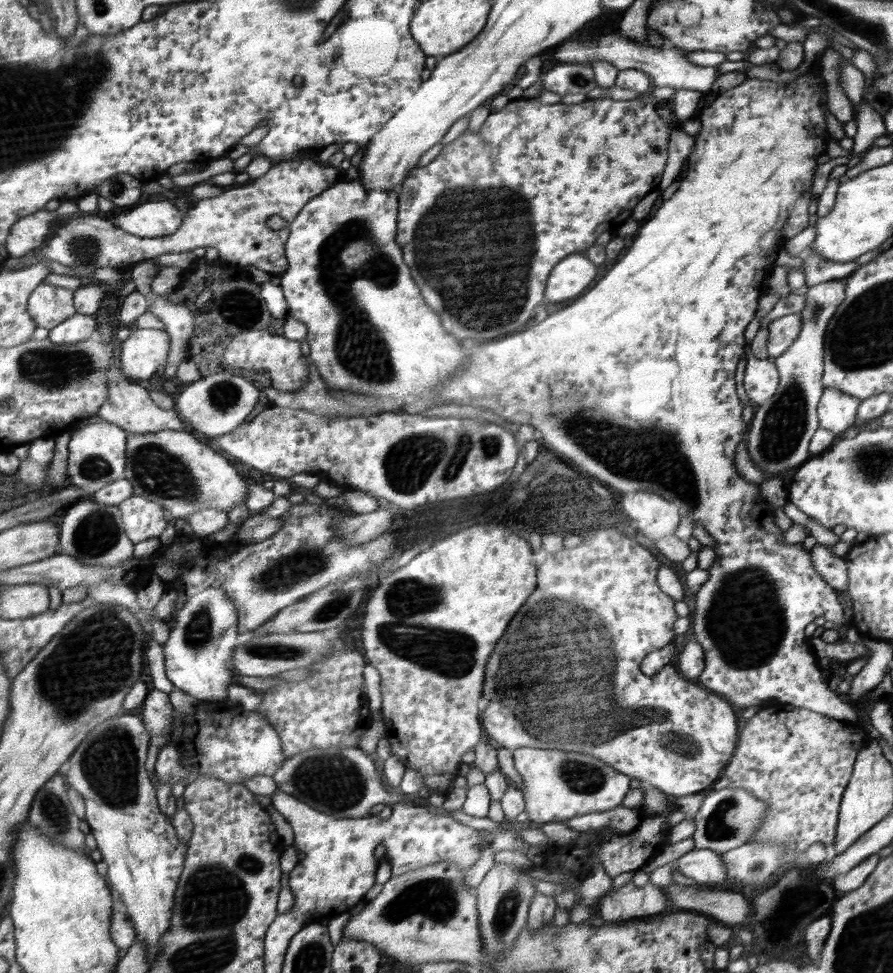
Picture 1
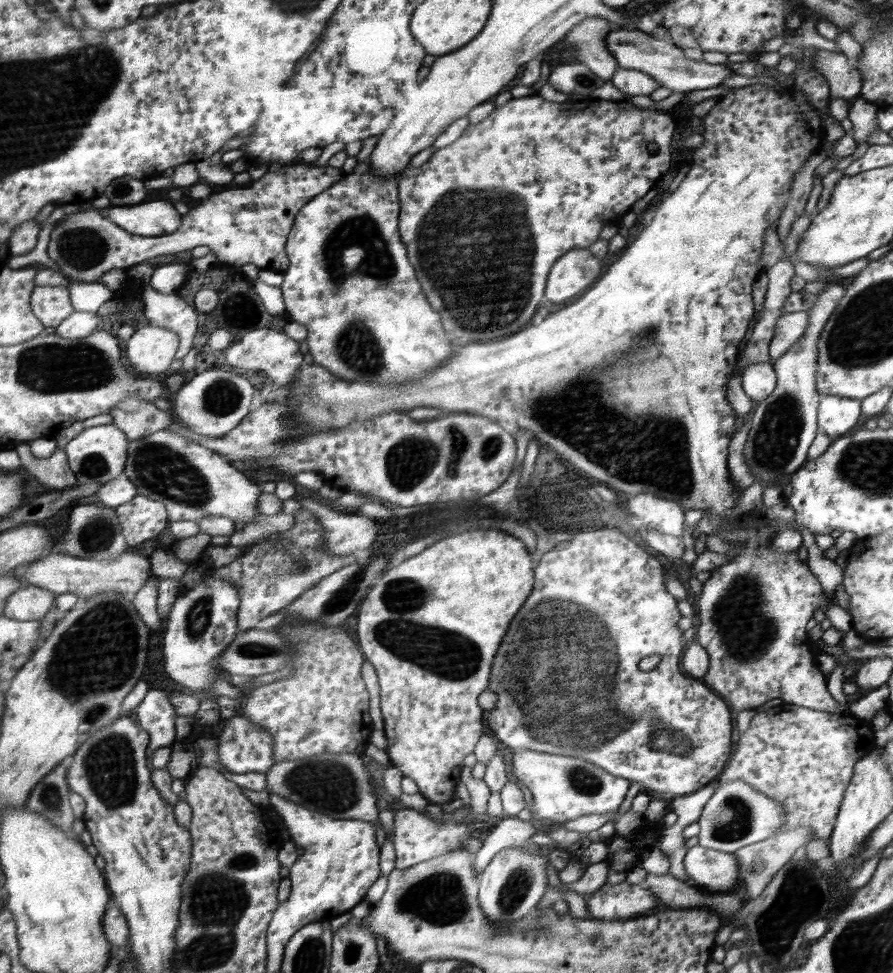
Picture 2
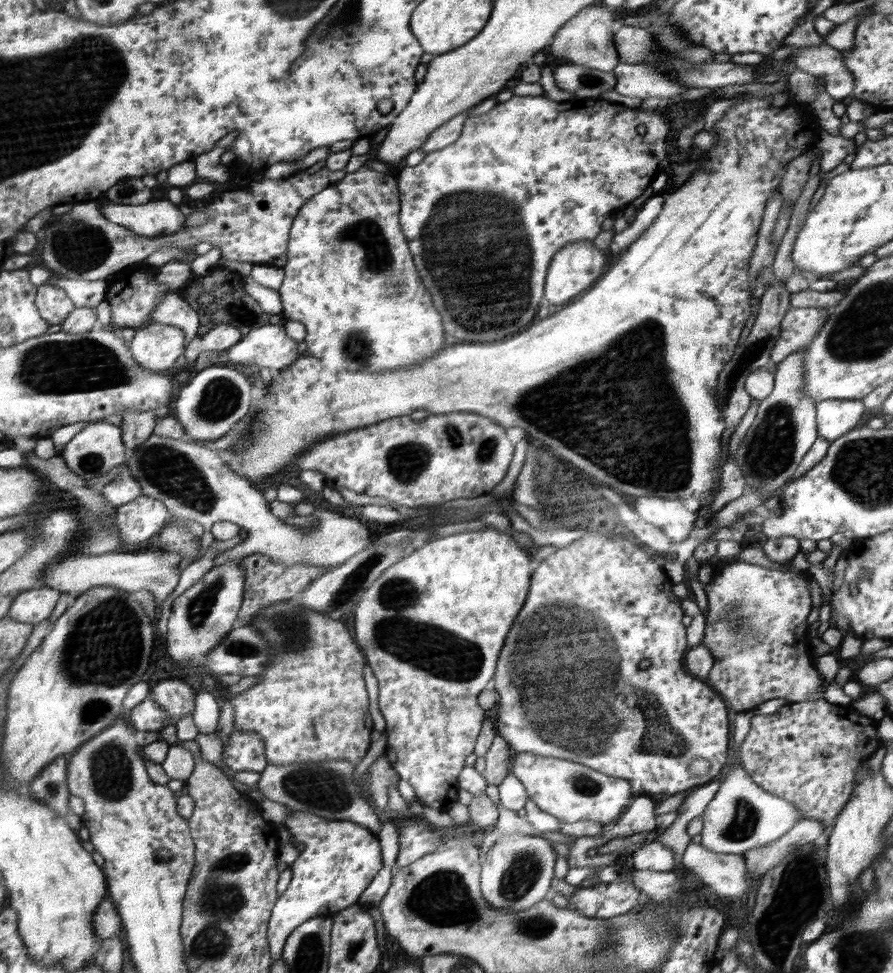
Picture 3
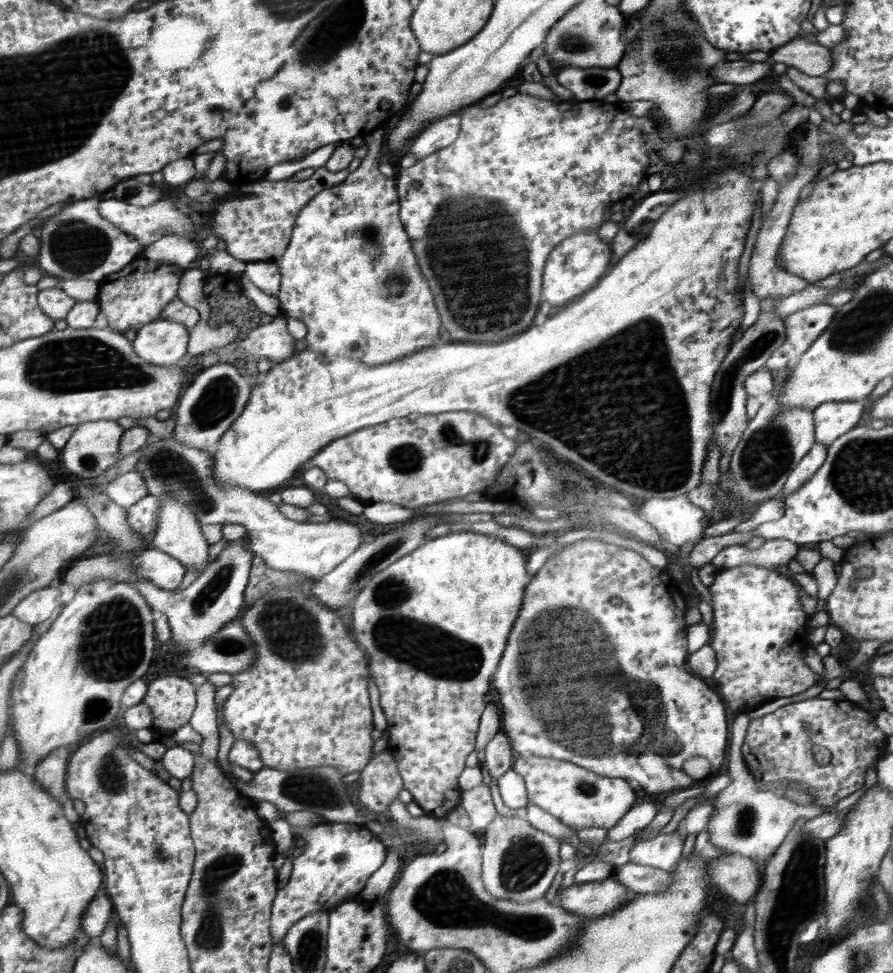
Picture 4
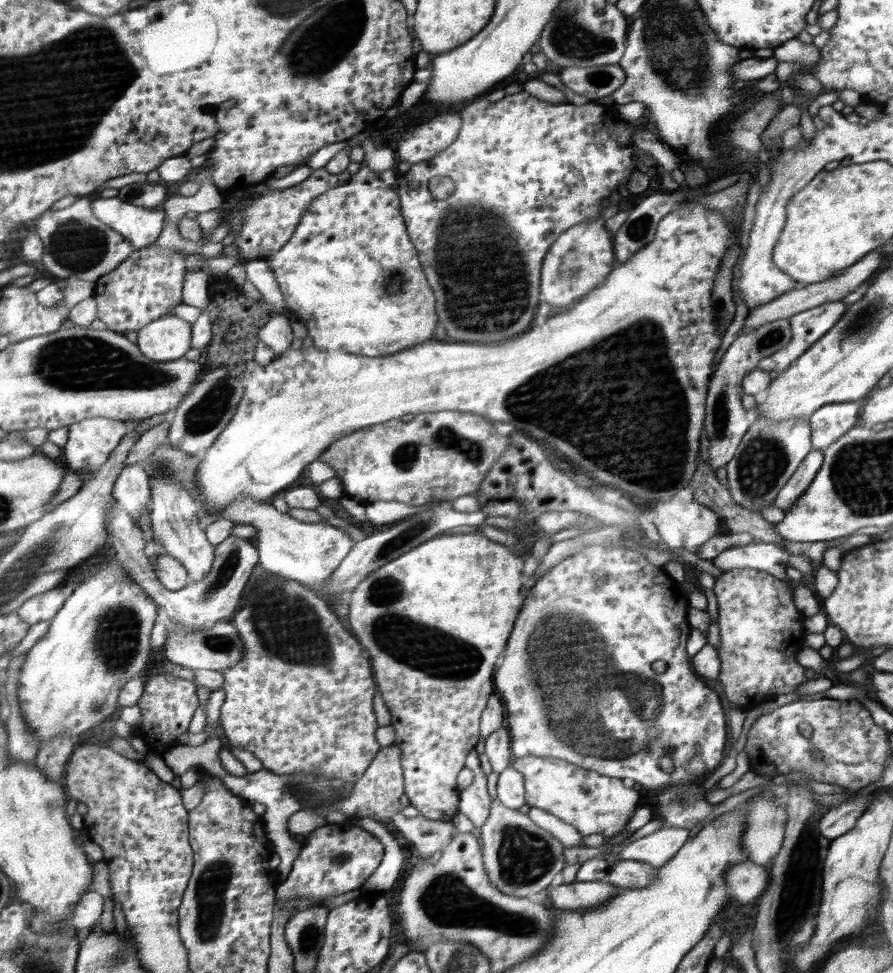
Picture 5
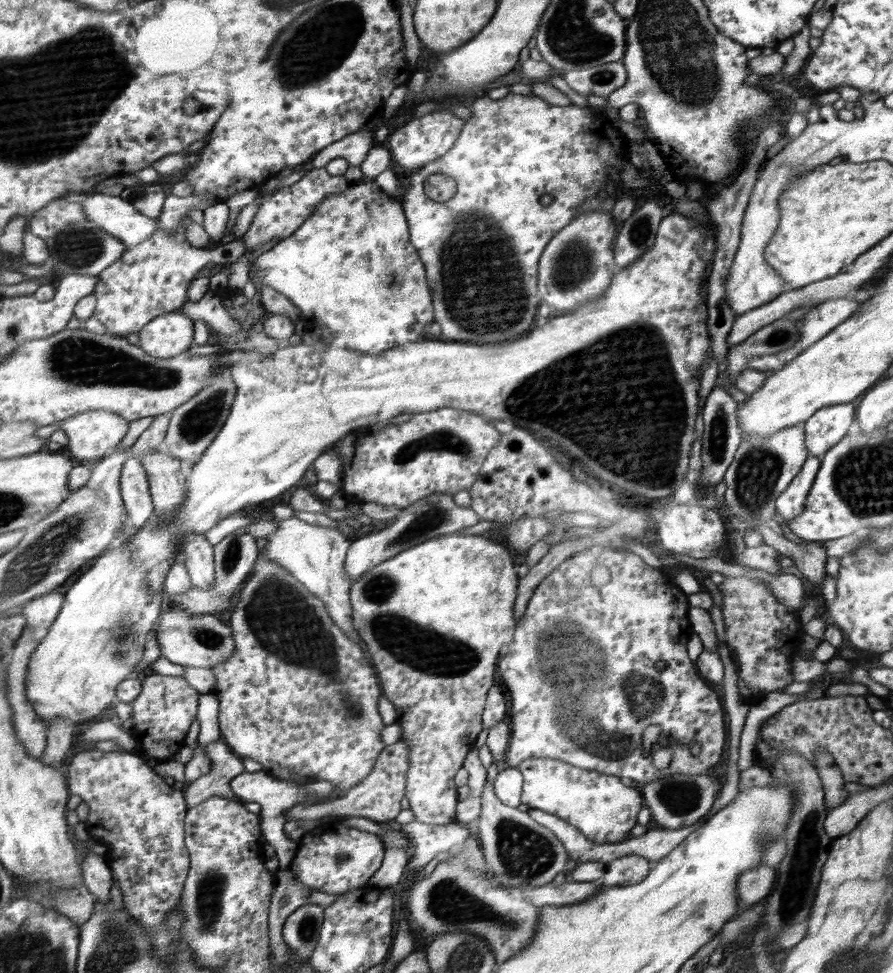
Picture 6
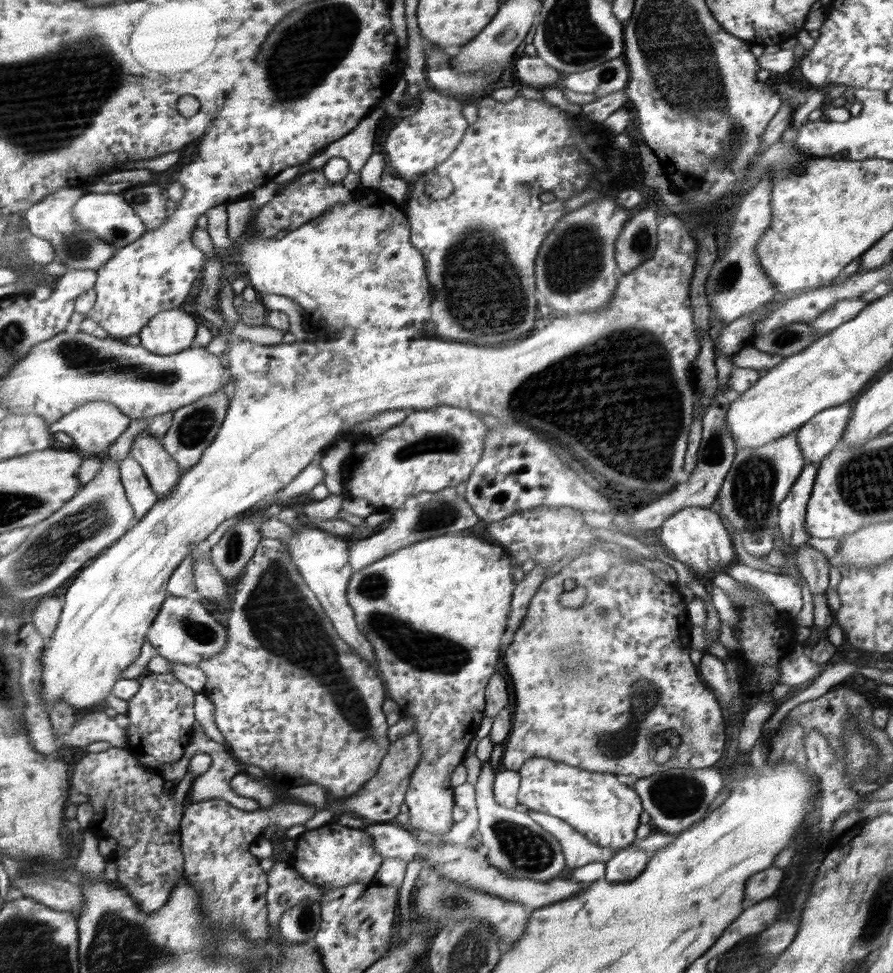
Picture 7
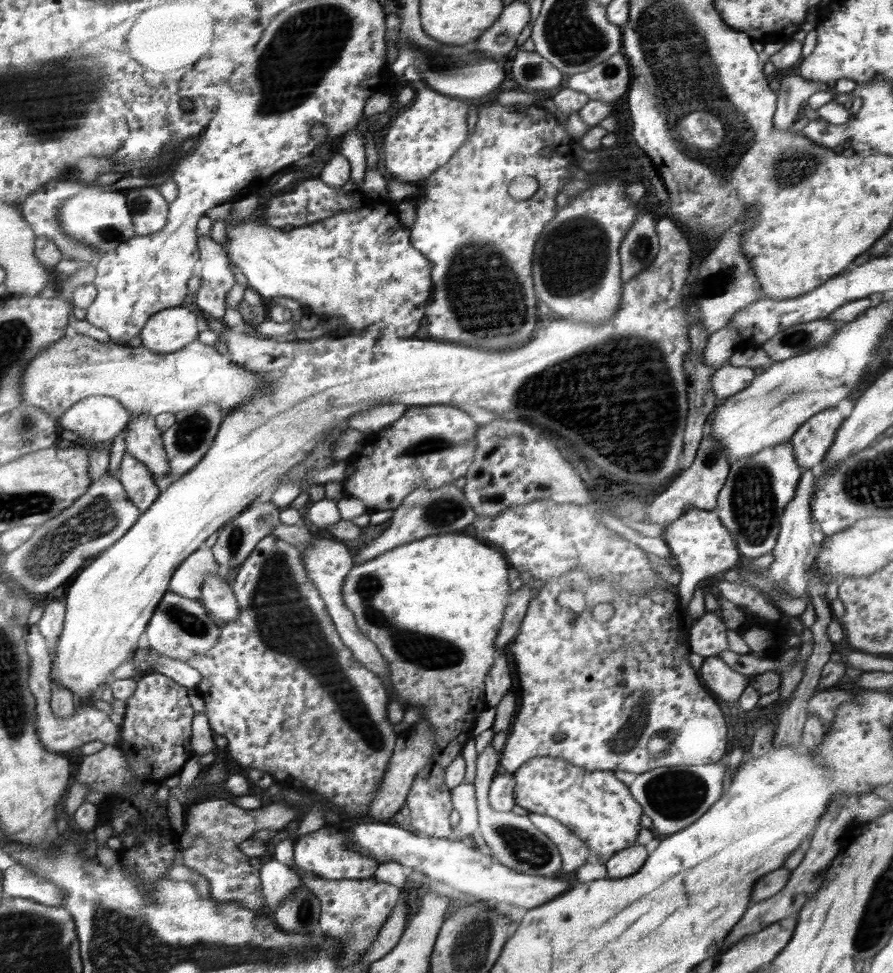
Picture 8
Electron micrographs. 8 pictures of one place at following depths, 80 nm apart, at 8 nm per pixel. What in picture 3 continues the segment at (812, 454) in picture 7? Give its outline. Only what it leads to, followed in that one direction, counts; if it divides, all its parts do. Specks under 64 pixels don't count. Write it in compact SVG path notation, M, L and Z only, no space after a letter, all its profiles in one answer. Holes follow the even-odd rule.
M826 399L817 403L816 410L817 433L832 442L856 427L865 408L862 399Z

